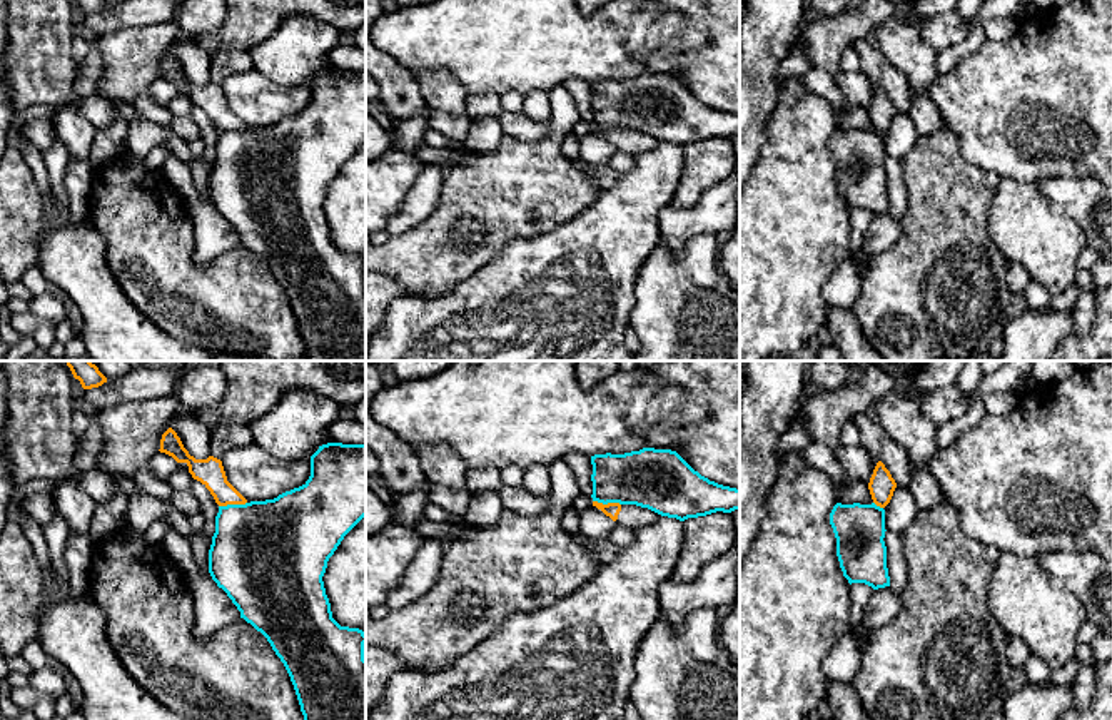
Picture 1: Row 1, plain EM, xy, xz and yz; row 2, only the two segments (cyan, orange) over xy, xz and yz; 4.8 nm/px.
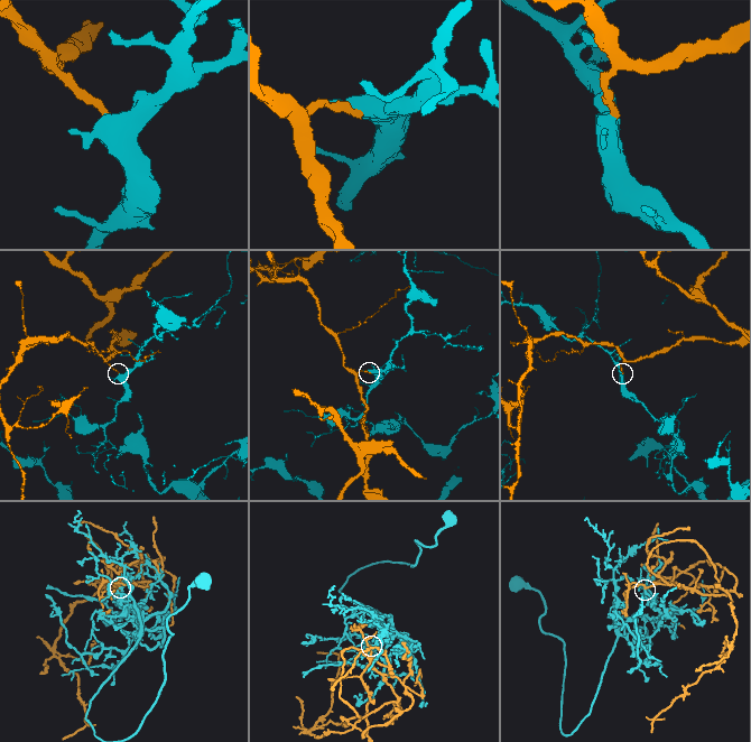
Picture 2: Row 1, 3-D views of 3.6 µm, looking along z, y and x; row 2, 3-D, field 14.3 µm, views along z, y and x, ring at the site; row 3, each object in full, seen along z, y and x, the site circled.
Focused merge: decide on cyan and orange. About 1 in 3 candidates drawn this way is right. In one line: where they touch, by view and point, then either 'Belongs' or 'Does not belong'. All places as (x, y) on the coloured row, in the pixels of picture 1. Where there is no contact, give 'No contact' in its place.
Touches cyan at xy (232, 505). Does not belong

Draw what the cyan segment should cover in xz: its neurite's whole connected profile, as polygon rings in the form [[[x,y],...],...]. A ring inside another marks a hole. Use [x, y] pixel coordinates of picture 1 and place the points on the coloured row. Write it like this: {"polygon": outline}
{"polygon": [[[671,449],[594,454],[591,464],[591,498],[603,505],[636,505],[680,521],[740,510],[740,489],[710,481]]]}

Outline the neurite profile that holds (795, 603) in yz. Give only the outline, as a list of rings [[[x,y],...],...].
[[[786,454],[760,530],[740,560],[740,720],[821,720],[823,658],[850,626],[850,583],[837,556],[830,513],[838,489],[801,454]]]

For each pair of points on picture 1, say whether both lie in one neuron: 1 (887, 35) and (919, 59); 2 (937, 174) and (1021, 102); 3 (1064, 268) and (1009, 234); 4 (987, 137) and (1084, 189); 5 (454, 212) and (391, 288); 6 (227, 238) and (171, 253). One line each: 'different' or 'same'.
1: same
2: different
3: same
4: different
5: different
6: different

